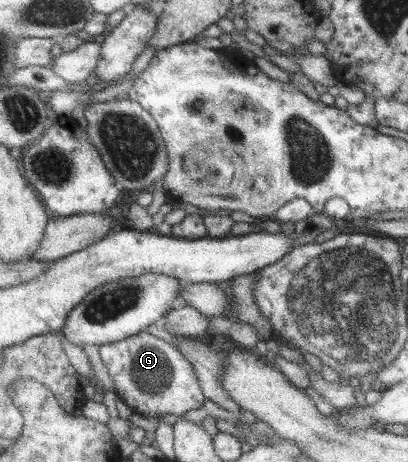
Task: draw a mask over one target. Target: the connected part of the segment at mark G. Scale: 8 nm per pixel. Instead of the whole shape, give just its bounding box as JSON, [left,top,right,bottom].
[97,332,204,418]

